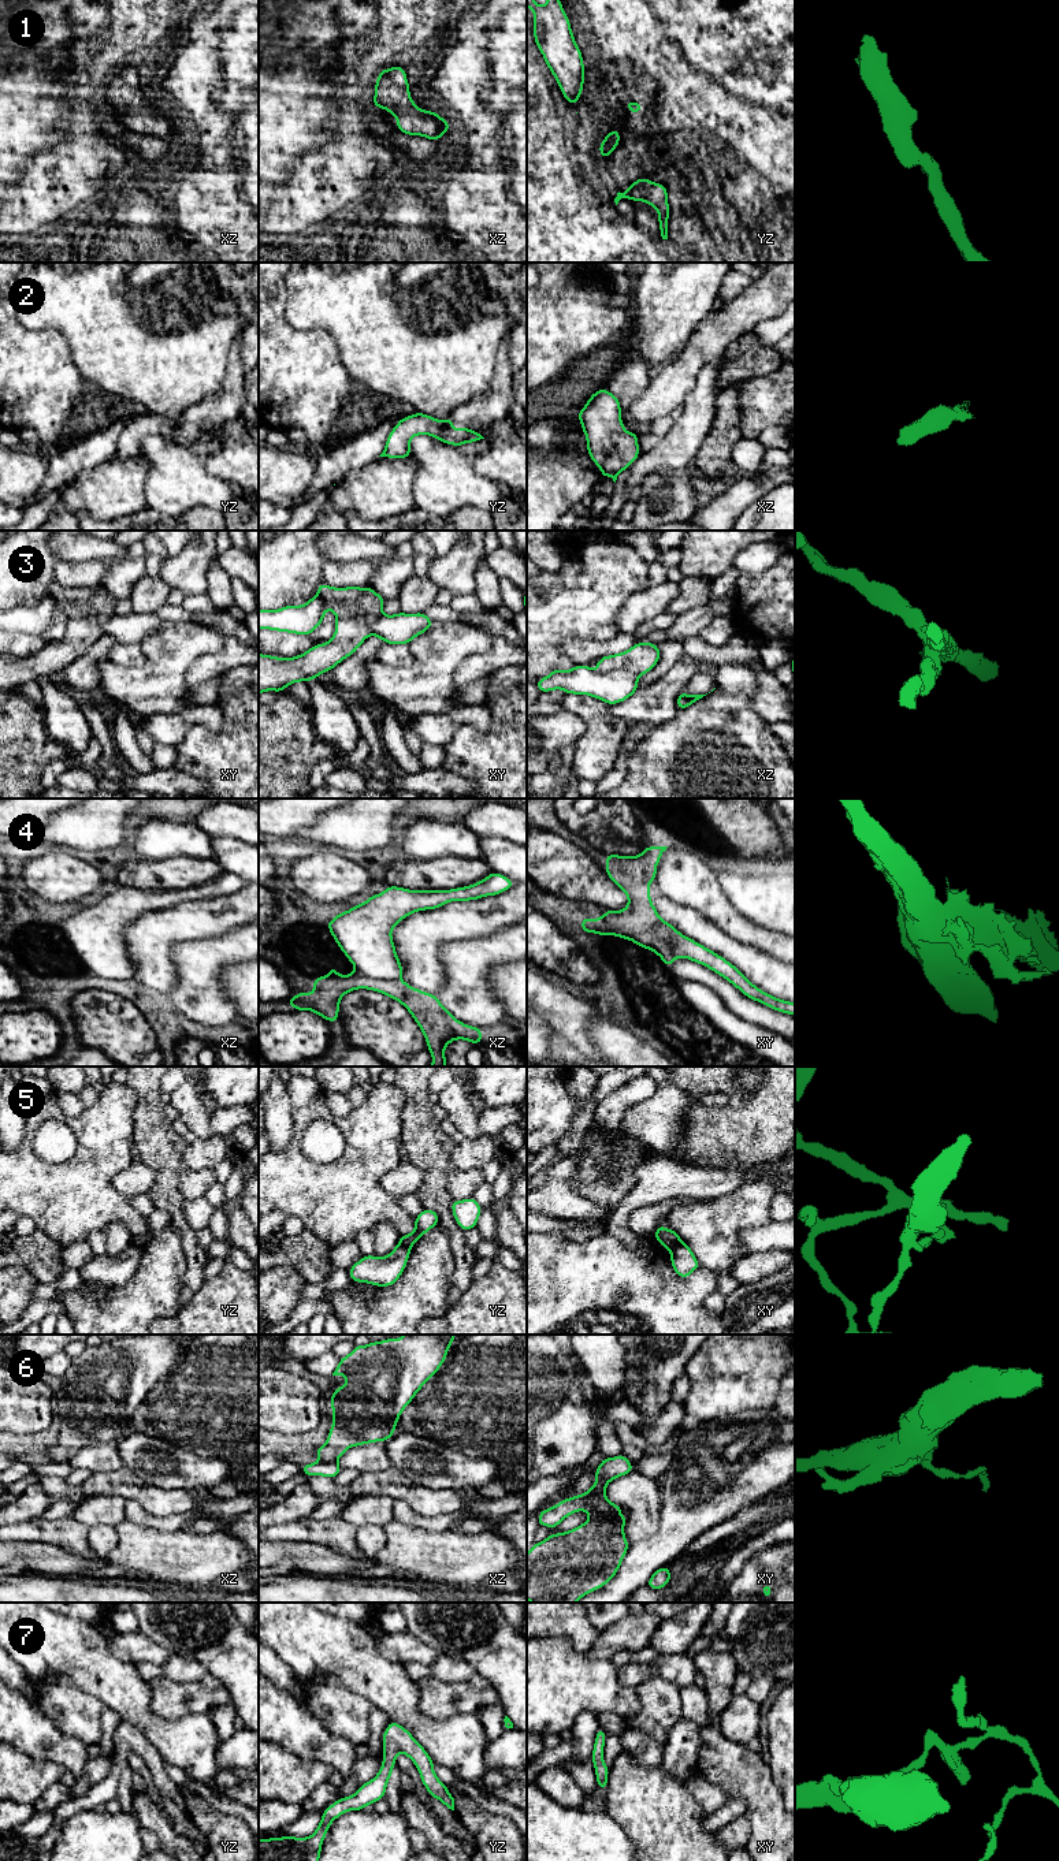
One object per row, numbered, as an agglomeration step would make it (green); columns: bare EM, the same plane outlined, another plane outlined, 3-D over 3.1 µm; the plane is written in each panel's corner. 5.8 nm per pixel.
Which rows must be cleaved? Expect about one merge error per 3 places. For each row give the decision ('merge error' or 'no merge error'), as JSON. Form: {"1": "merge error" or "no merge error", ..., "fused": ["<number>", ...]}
{"1": "no merge error", "2": "no merge error", "3": "merge error", "4": "merge error", "5": "merge error", "6": "merge error", "7": "no merge error", "fused": ["3", "4", "5", "6"]}

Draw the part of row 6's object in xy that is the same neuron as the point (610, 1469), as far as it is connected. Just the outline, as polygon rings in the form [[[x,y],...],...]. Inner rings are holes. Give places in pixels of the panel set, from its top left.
[[[623,1454],[610,1459],[602,1458],[602,1463],[595,1470],[594,1486],[581,1495],[568,1497],[547,1510],[542,1510],[538,1516],[539,1526],[553,1529],[566,1516],[583,1510],[591,1500],[597,1508],[617,1515],[621,1507],[607,1500],[606,1486],[612,1480],[632,1473],[632,1464]]]

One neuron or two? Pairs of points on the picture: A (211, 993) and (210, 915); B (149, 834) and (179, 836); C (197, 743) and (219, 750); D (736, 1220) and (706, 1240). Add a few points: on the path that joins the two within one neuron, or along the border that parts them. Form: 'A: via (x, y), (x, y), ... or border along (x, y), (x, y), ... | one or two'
A: border along (240, 926), (215, 937), (190, 938), (178, 944) | two
B: via (156, 836), (173, 836) | one
C: via (203, 748), (214, 750) | one
D: via (729, 1220), (713, 1234) | one

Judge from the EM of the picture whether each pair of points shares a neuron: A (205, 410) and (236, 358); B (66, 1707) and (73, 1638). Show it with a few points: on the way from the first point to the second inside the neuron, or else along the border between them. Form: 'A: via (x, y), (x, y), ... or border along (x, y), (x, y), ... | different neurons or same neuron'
A: via (219, 401), (233, 387), (236, 372) | same neuron
B: border along (36, 1681), (63, 1675), (96, 1698) | different neurons

